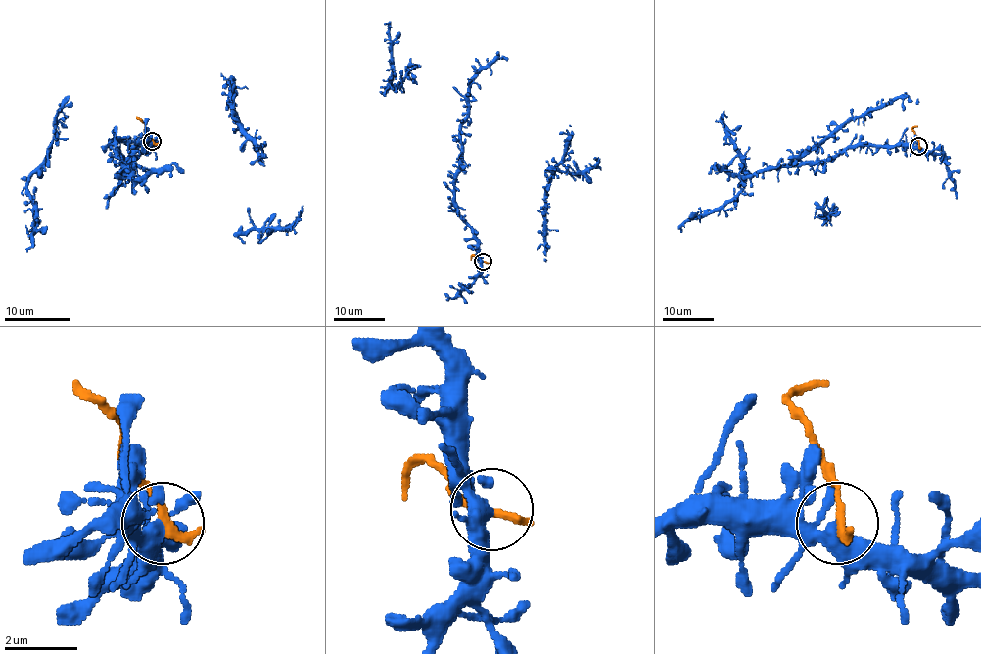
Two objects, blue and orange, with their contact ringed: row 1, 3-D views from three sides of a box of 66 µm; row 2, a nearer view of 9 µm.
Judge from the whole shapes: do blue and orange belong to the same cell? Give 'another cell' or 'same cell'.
another cell

